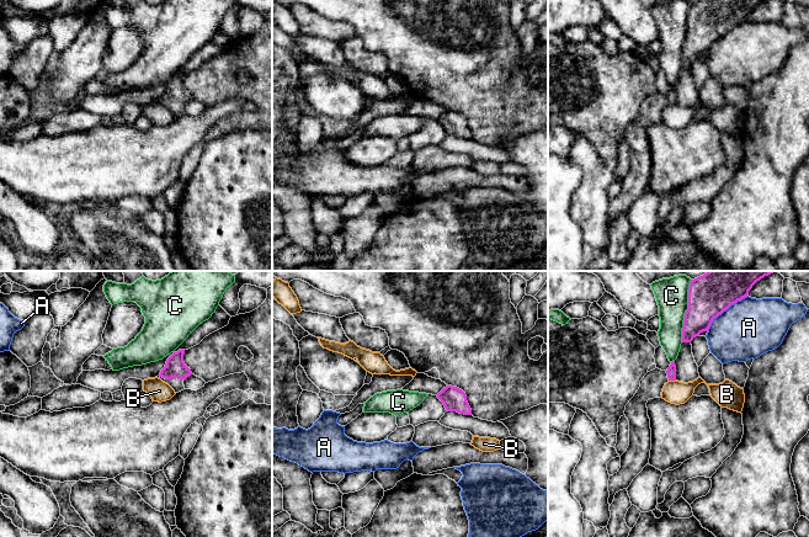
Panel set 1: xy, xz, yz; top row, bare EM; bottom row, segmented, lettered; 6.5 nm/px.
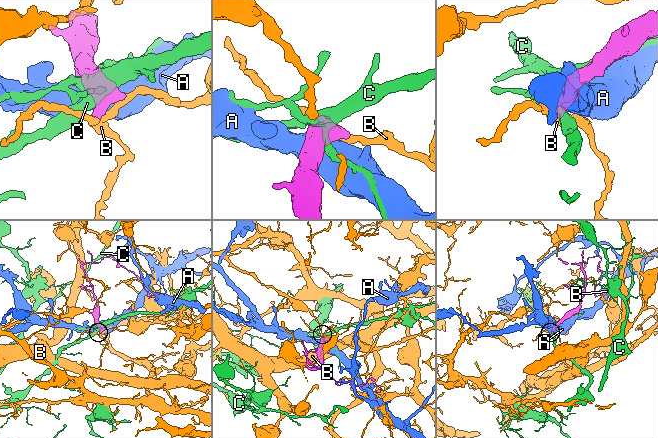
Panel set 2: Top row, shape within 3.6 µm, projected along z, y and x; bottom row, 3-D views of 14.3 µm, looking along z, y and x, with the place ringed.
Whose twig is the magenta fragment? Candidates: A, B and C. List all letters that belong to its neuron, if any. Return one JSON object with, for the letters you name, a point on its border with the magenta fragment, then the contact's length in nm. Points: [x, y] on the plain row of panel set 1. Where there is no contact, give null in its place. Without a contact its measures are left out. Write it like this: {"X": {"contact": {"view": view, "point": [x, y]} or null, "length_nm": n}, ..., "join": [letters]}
{"join": []}

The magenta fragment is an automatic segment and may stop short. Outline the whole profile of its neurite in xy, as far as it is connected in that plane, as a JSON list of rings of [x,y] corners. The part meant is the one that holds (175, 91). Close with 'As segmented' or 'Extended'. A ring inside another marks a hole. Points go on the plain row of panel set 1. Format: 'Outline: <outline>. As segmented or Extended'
Outline: [[[185,74],[174,76],[166,85],[158,102],[167,107],[175,117],[185,113],[183,105],[192,99],[191,94],[183,86]]]. Extended

